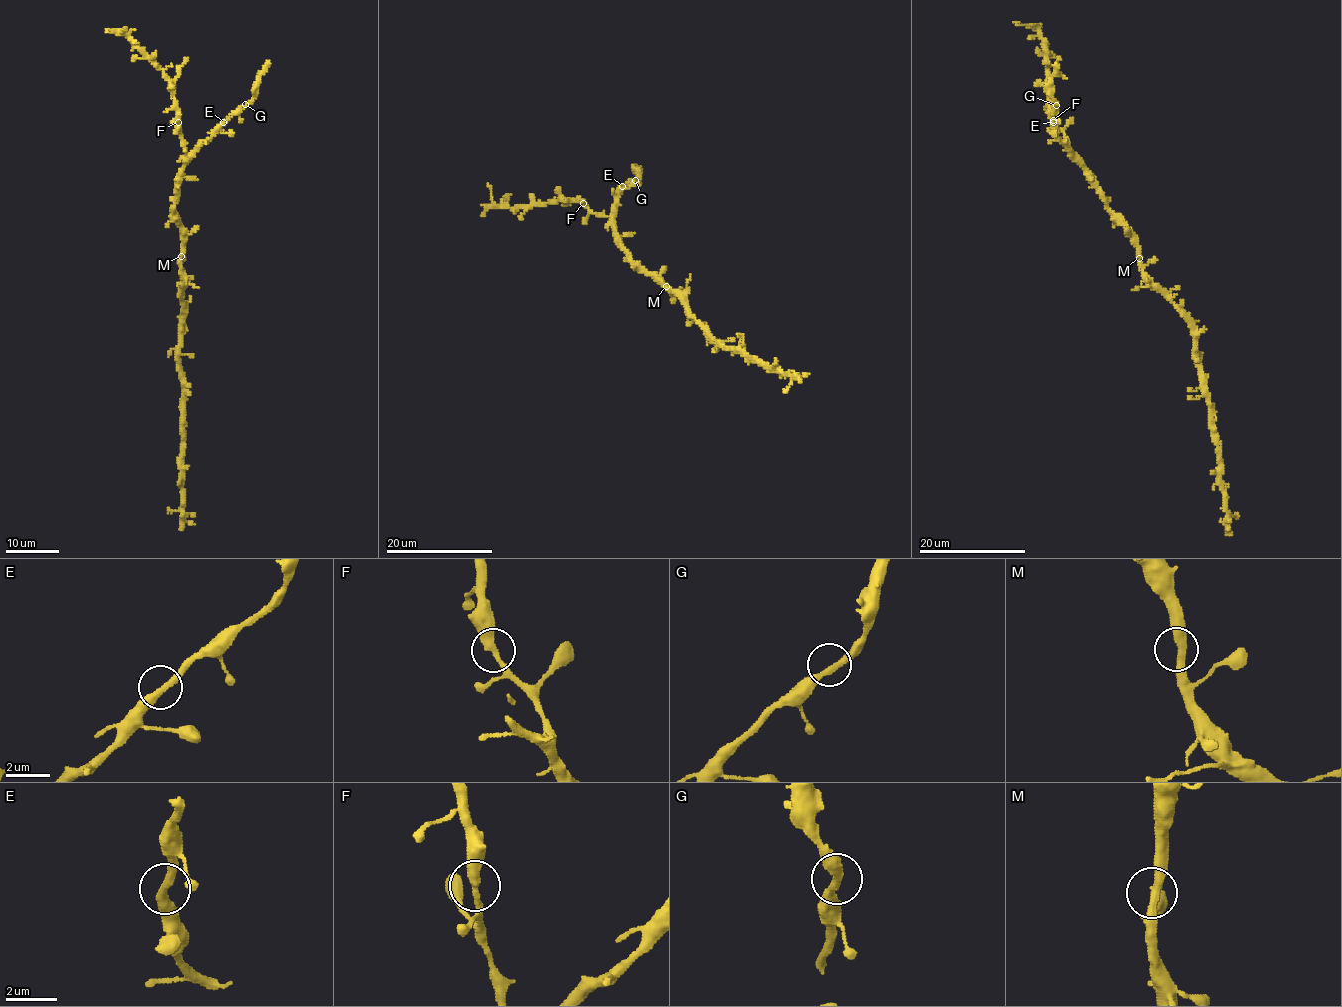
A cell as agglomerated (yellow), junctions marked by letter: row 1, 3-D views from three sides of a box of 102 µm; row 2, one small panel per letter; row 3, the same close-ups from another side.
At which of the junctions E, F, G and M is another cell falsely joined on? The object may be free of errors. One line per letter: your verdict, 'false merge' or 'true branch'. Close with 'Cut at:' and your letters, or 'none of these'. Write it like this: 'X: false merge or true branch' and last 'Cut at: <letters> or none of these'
E: true branch
F: true branch
G: true branch
M: true branch
Cut at: none of these

